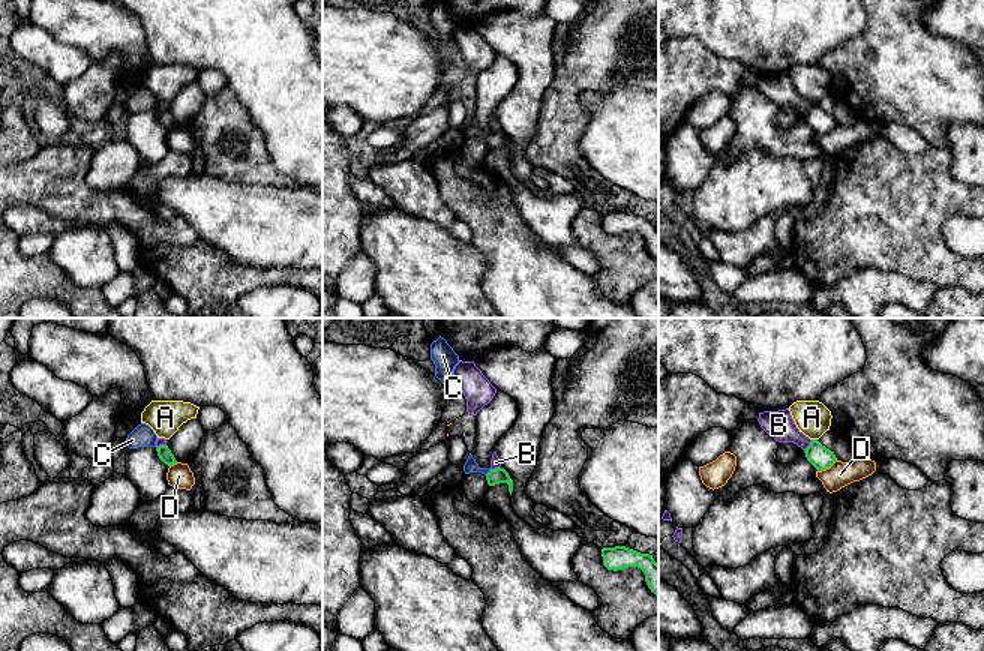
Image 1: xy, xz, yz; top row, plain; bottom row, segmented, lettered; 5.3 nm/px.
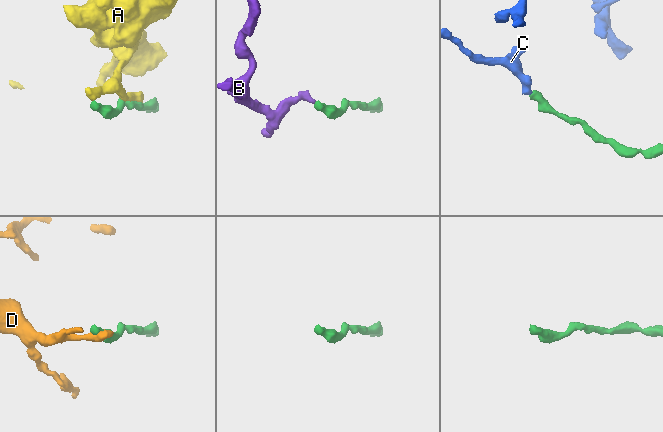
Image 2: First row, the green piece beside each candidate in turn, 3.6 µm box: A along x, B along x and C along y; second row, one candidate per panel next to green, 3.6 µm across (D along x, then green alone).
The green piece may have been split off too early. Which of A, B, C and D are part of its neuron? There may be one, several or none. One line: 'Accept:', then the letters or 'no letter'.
Accept: C

